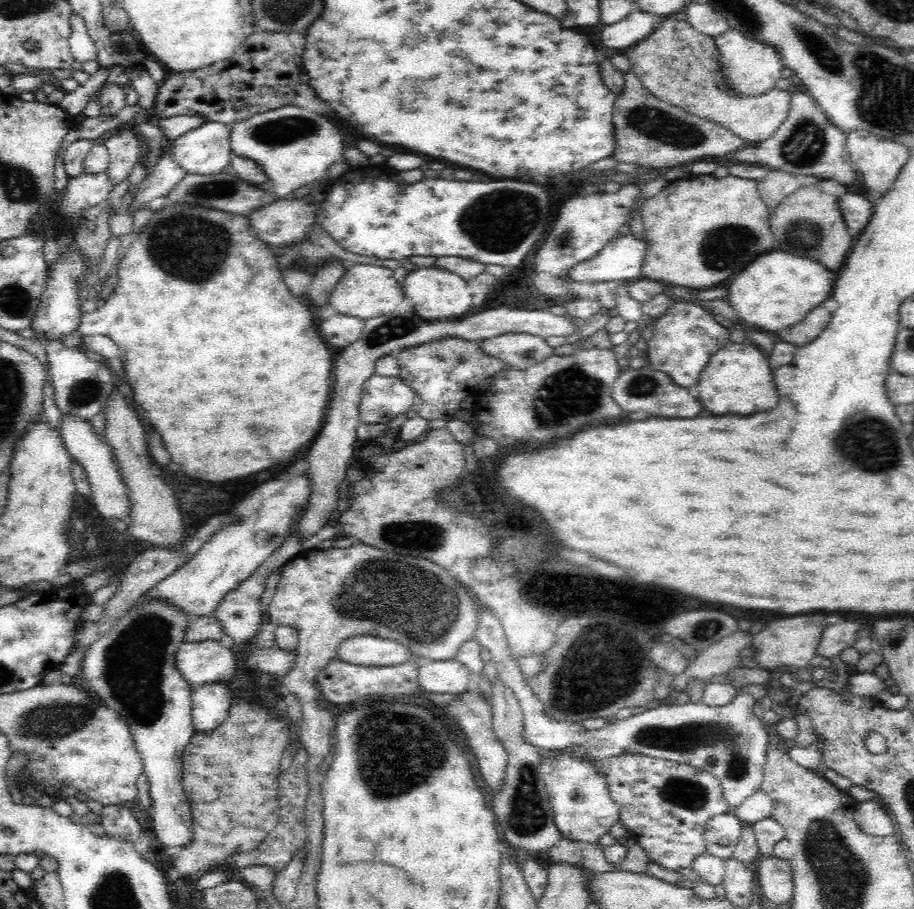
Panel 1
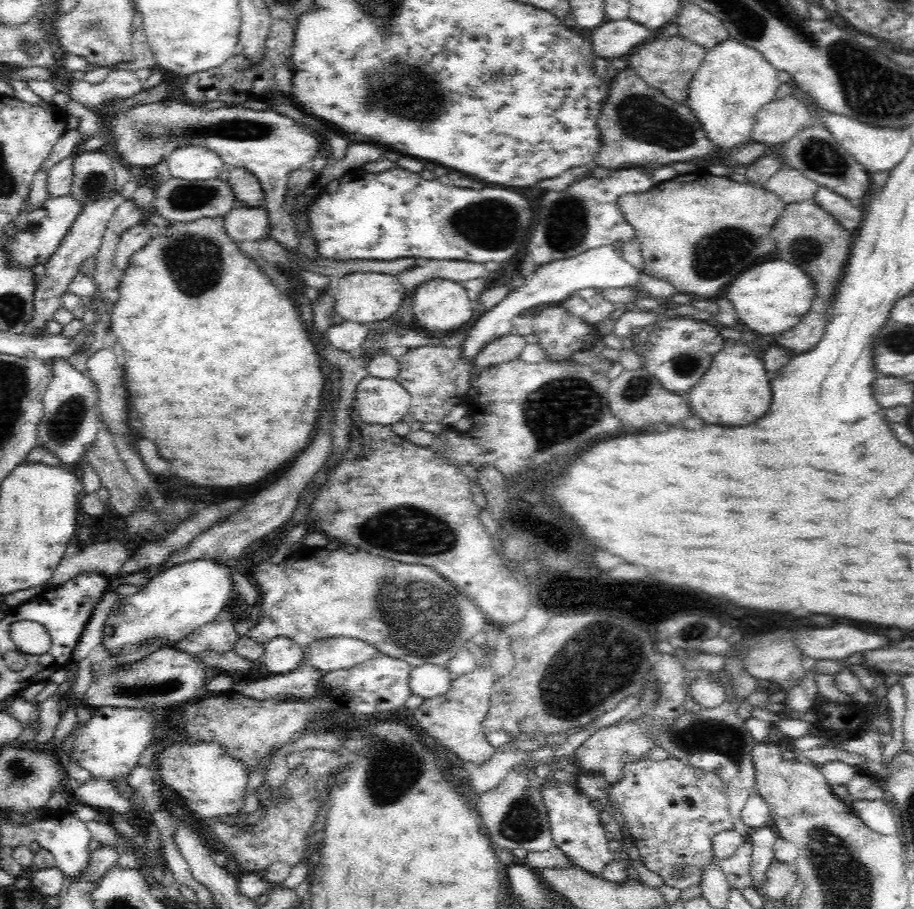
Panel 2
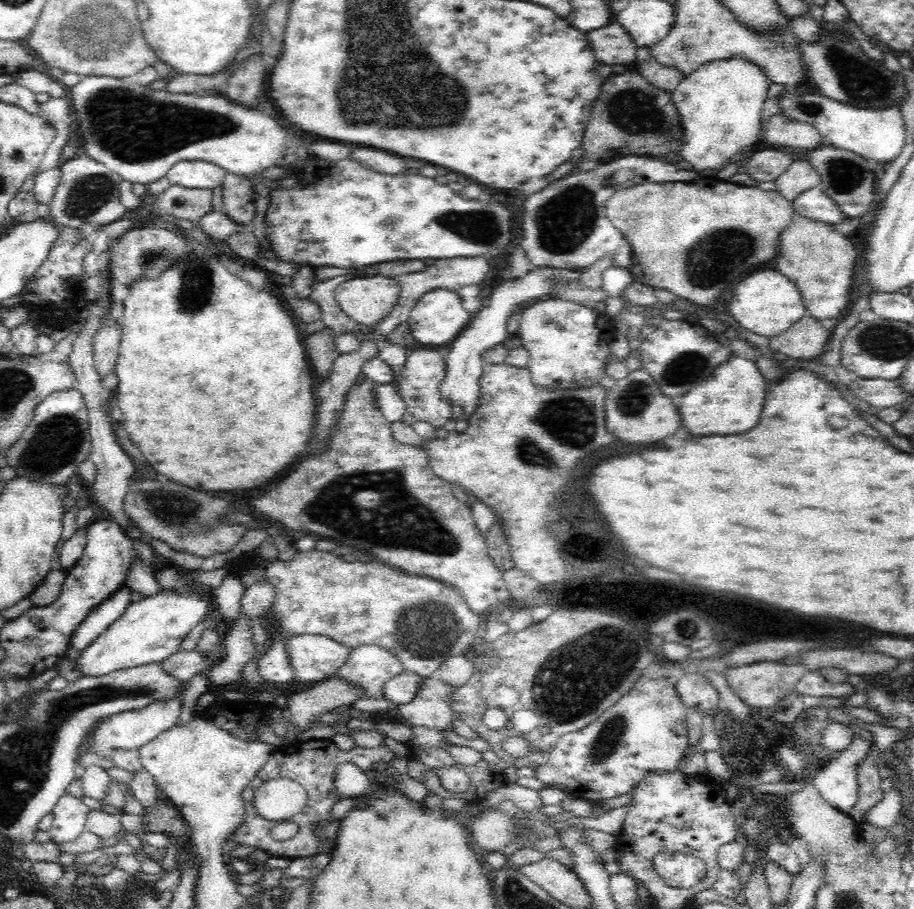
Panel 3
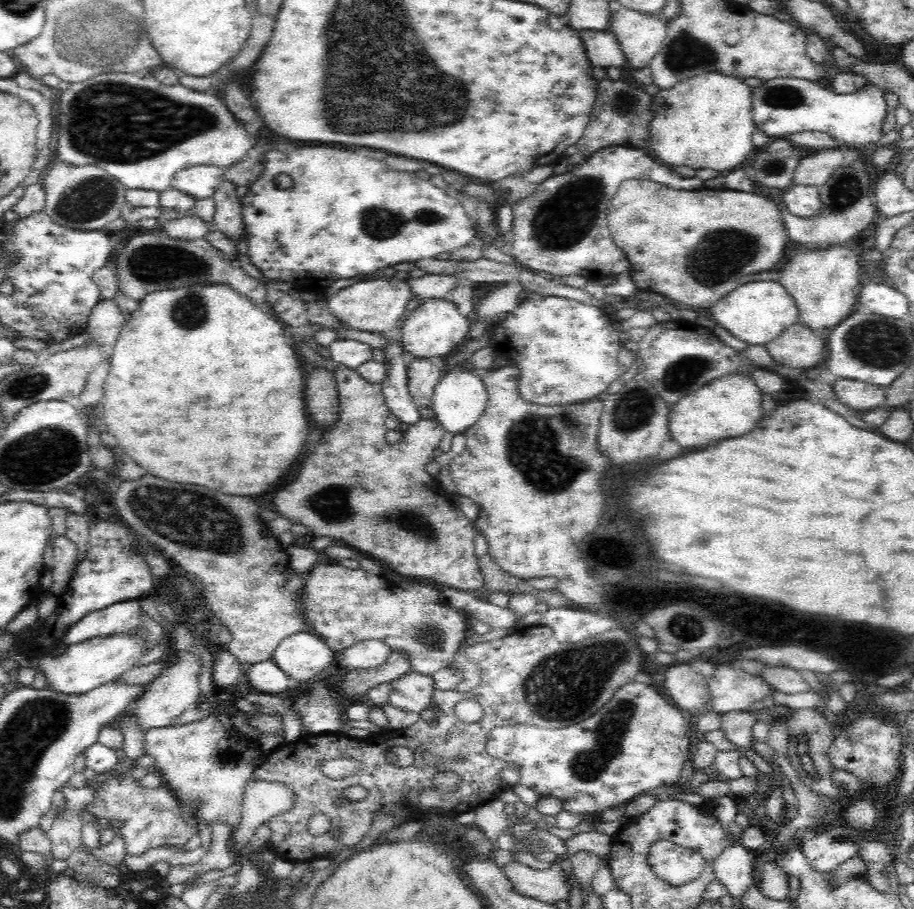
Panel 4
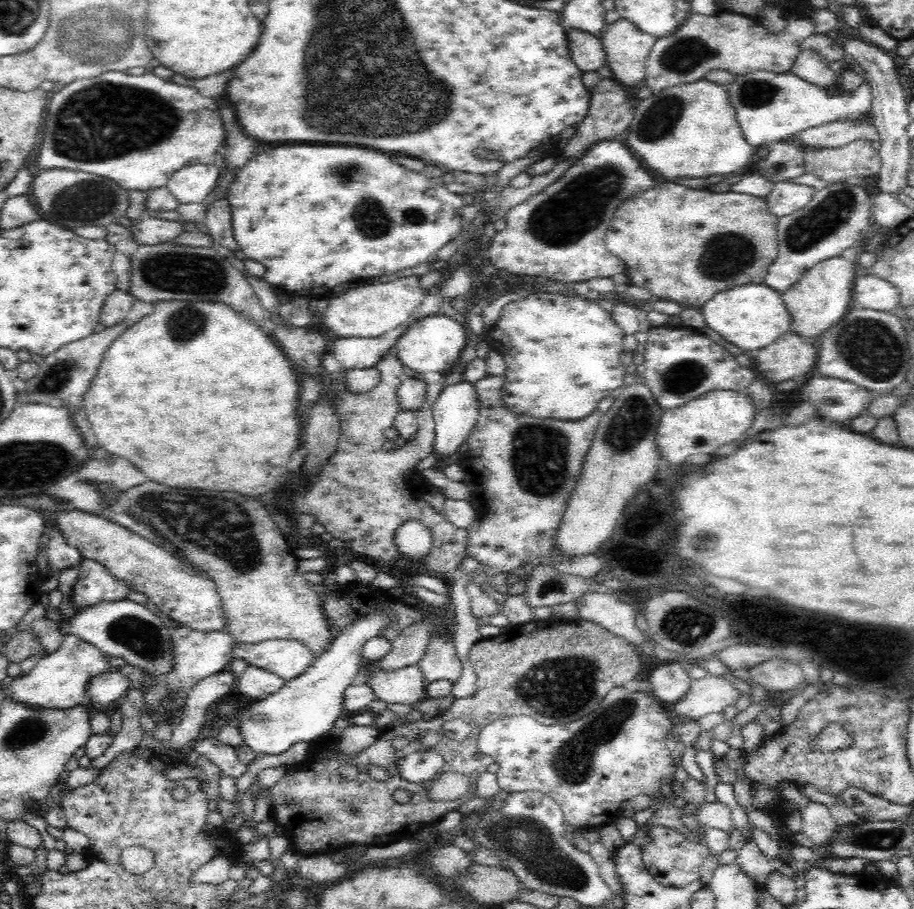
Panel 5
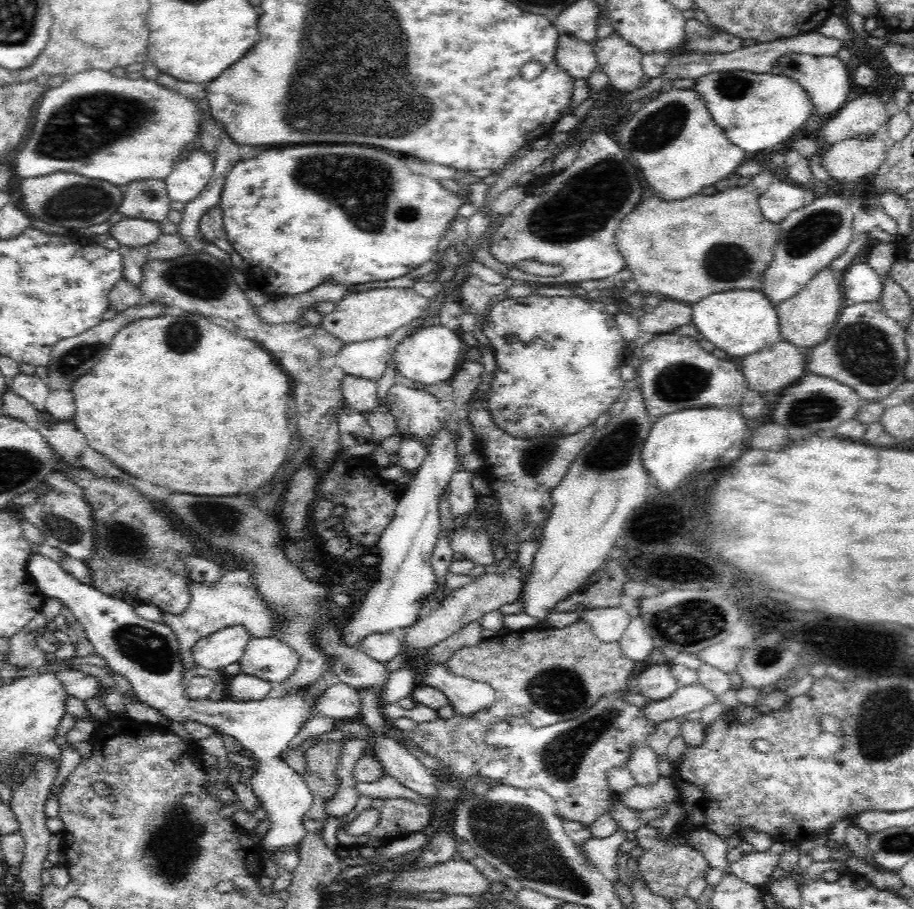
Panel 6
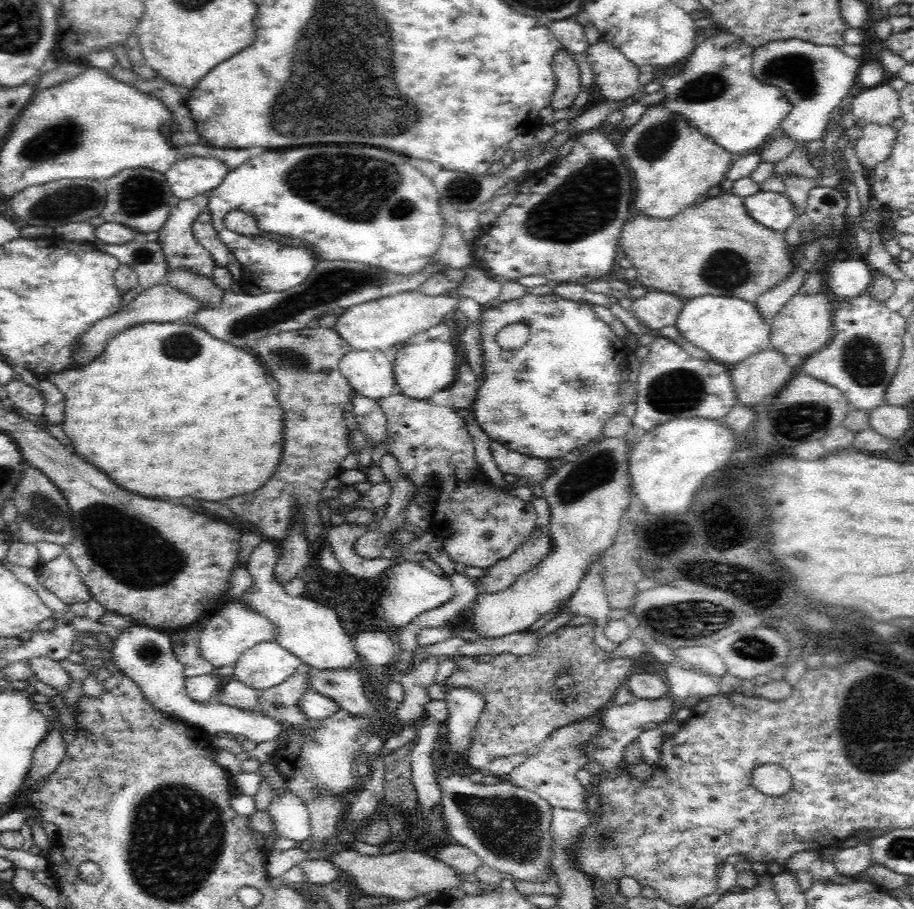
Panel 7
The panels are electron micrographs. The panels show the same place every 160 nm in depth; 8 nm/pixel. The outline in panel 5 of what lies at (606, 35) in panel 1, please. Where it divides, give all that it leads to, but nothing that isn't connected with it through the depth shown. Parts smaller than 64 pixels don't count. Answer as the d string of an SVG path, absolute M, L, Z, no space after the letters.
M568 28L568 47L576 66L583 73L596 71L607 64L604 43L599 35L593 35L580 29Z

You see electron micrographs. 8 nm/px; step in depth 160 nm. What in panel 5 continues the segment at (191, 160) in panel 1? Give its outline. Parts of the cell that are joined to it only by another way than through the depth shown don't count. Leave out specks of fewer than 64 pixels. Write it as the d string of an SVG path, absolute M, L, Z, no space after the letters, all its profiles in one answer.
M193 162L178 170L167 181L167 188L182 204L204 202L217 188L220 176L219 169L212 162Z

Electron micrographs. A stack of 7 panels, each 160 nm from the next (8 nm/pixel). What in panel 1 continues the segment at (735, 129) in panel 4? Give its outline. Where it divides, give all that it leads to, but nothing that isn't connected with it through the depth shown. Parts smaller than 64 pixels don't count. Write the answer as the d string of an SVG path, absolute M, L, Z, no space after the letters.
M730 27L724 34L714 38L718 53L720 53L720 67L724 75L724 83L736 95L754 96L761 95L774 88L782 78L782 53L770 43L758 41L746 36L746 33Z

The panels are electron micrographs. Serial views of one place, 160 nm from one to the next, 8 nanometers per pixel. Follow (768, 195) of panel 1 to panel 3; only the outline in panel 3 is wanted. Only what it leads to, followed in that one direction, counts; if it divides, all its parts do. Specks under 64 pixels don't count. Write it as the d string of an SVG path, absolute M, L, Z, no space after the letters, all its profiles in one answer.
M794 160L782 176L774 180L775 191L790 201L796 201L800 194L820 184L820 175L810 163L804 160Z

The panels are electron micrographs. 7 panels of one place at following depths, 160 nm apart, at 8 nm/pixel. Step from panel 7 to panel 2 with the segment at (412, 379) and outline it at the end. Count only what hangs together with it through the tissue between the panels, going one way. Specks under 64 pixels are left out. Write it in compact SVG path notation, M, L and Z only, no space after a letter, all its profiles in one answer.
M433 278L423 280L418 286L418 290L414 290L412 302L412 319L416 326L424 331L447 333L456 328L460 328L472 318L472 306L470 306L470 298L467 291L461 283L442 278Z

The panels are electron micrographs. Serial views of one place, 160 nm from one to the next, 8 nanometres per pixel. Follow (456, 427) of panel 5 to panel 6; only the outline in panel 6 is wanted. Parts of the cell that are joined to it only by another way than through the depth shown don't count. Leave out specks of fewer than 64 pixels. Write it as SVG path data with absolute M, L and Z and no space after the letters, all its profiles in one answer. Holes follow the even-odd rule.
M442 427L441 429L437 430L437 433L435 434L436 436L434 436L434 440L432 440L432 442L427 447L428 452L427 452L426 458L424 459L424 462L422 463L422 466L420 466L420 468L415 472L414 476L412 477L412 480L407 484L407 488L406 488L404 494L402 494L402 496L400 497L400 500L398 500L398 504L396 504L396 510L394 512L393 518L390 521L390 524L384 529L384 532L382 533L382 536L380 537L380 540L378 541L377 548L376 548L376 554L379 557L379 564L380 564L379 579L372 585L371 589L367 593L366 599L363 601L362 608L360 608L360 610L357 610L353 614L352 618L350 618L350 620L348 620L348 623L344 624L344 626L342 626L342 628L340 628L340 630L342 630L342 639L344 639L344 643L346 643L346 646L348 646L348 647L354 647L354 648L358 649L359 647L361 647L361 643L363 642L365 637L369 636L370 634L390 633L390 632L392 632L392 630L394 630L394 628L405 628L407 626L410 626L413 622L416 622L419 619L418 618L418 611L420 610L420 608L422 608L422 604L426 601L426 597L437 587L436 573L434 572L434 569L432 568L431 560L432 560L432 552L434 550L435 544L437 543L437 540L438 540L438 537L440 534L440 512L438 511L438 502L440 502L440 496L443 494L443 490L449 485L450 480L452 480L451 476L458 470L458 469L456 469L457 461L458 461L458 458L456 457L456 442L457 442L457 440L455 438L453 438L452 433L450 433L451 431L455 431L455 429L450 430L450 429L448 429L448 427ZM38 552L26 558L24 568L44 597L57 598L71 610L79 624L84 626L82 632L88 635L94 653L106 660L113 673L124 676L132 683L138 701L157 709L170 720L183 724L187 720L194 720L230 734L244 749L252 751L254 758L258 759L258 766L248 787L260 800L271 822L269 831L259 842L259 848L273 853L284 846L300 846L307 834L303 818L313 804L312 791L304 783L303 777L280 754L310 720L310 714L319 712L317 707L322 690L316 693L314 688L318 684L314 683L305 689L298 687L279 691L280 696L258 701L192 701L188 699L185 685L182 684L185 671L182 654L179 641L170 626L141 618L129 601L104 594L92 584L78 581L70 572L64 571L59 563Z

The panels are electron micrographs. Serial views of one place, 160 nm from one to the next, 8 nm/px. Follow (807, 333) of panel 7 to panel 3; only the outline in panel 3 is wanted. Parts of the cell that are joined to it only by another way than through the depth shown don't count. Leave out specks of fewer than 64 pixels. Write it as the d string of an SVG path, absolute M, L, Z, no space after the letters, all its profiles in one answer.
M794 211L792 222L786 226L786 230L782 230L779 237L776 268L798 287L808 314L828 325L834 323L836 318L849 308L850 294L854 290L852 278L854 278L854 264L856 264L858 250L846 235L846 228L803 218L800 213Z

